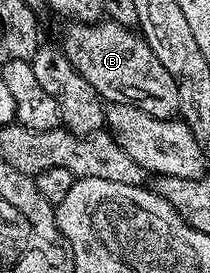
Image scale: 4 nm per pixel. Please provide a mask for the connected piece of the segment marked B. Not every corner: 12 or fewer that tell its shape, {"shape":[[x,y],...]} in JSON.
{"shape":[[66,23],[65,57],[106,102],[155,118],[179,89],[140,31]]}

